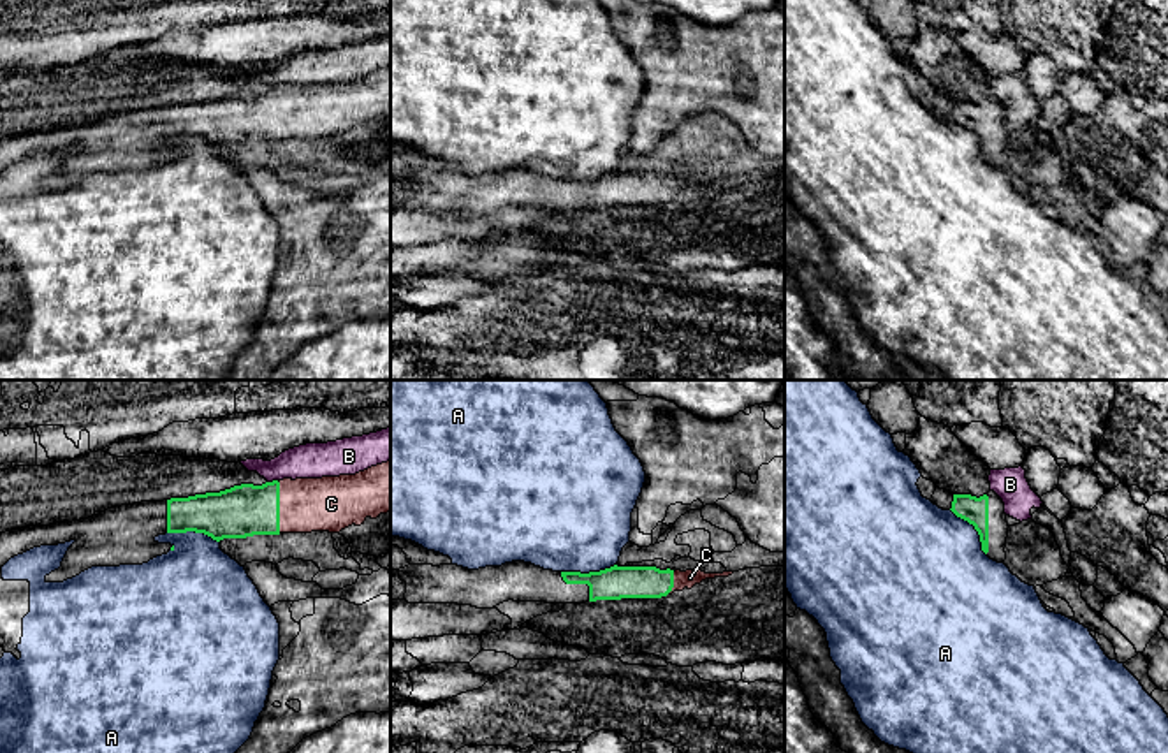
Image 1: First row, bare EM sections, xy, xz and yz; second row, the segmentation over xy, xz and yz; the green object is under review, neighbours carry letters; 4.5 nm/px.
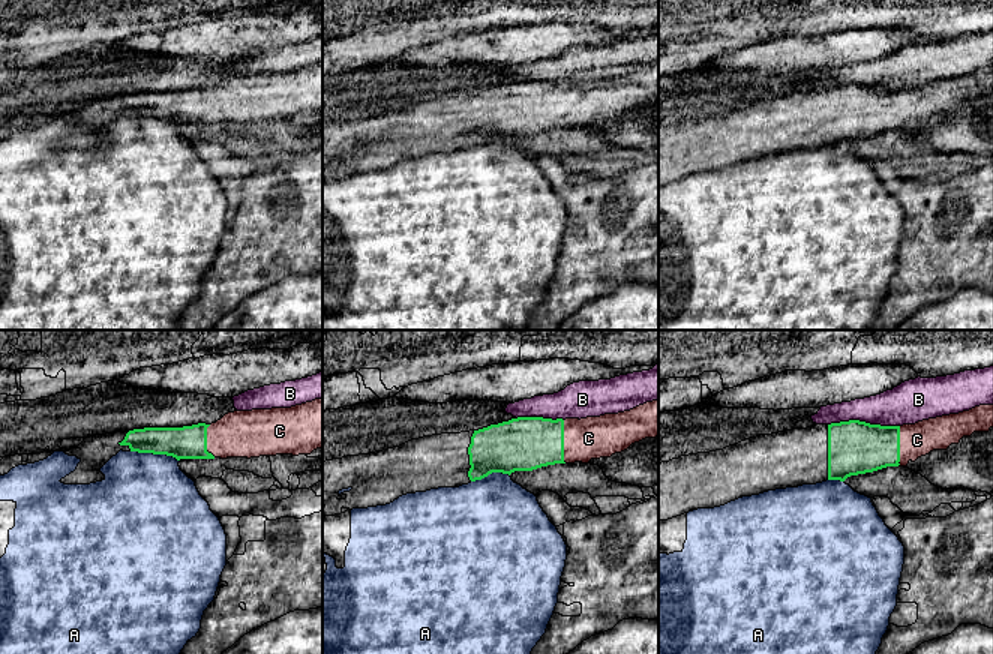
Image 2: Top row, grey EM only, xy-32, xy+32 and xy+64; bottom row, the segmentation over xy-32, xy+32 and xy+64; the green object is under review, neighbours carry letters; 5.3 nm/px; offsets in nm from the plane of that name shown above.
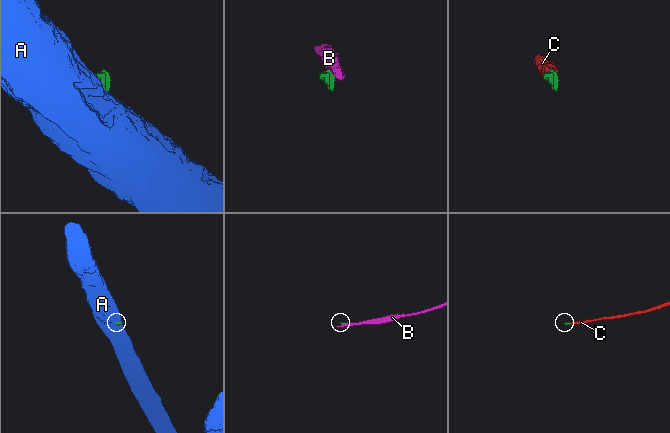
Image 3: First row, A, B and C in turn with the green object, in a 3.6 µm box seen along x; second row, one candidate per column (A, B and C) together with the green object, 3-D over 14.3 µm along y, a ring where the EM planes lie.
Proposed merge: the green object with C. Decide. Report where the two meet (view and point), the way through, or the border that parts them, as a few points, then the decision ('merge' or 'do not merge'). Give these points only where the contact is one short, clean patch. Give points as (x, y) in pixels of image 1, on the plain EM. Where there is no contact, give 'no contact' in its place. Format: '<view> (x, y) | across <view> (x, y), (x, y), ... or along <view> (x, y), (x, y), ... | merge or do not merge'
xy (278, 113) | across xy (243, 116), (278, 113), (331, 109) | merge

